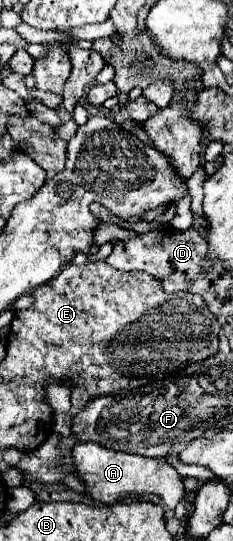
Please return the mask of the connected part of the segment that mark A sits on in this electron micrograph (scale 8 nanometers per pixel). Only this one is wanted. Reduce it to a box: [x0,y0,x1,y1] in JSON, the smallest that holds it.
[72,442,186,510]

